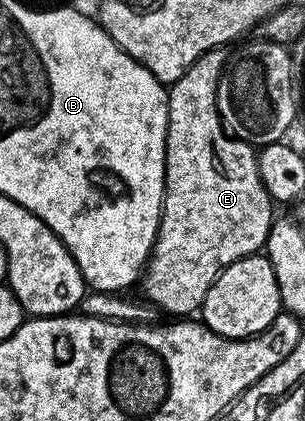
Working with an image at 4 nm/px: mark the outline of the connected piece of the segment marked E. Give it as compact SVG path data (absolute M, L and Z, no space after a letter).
M228 48L212 49L203 55L199 55L199 59L195 59L195 63L191 63L191 67L187 67L187 71L183 71L183 75L179 80L168 86L169 94L169 118L167 119L167 139L165 140L165 202L161 204L161 222L157 228L157 238L153 244L153 252L150 253L148 262L143 270L143 276L139 281L139 289L142 289L144 300L149 304L157 306L162 314L172 316L177 319L184 318L186 315L193 315L198 312L203 303L203 299L207 295L207 291L211 287L211 283L215 283L217 276L225 270L231 263L235 263L244 257L252 257L264 246L269 228L272 227L275 220L275 202L269 196L268 191L263 187L263 179L259 179L259 167L257 166L257 153L254 146L248 141L239 141L236 137L230 135L225 126L221 123L221 116L217 110L217 88L219 87L219 79L221 73L225 70L225 62L231 56Z

